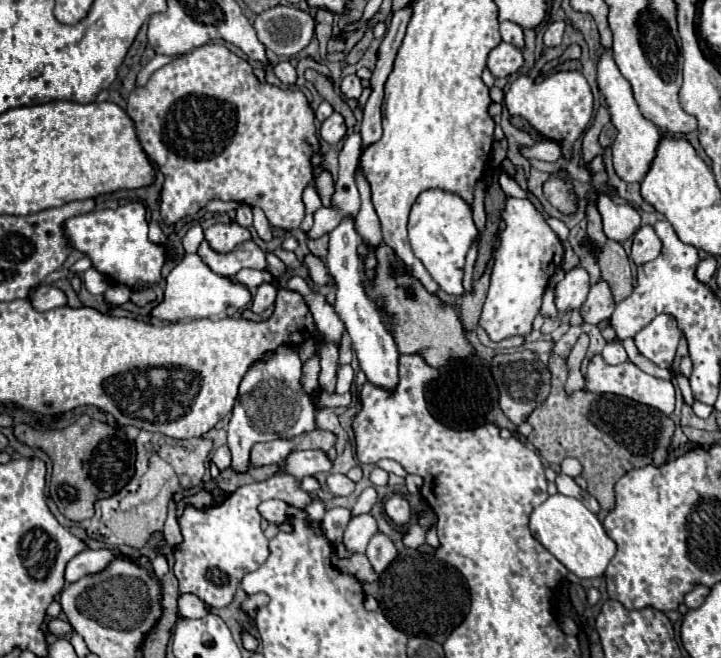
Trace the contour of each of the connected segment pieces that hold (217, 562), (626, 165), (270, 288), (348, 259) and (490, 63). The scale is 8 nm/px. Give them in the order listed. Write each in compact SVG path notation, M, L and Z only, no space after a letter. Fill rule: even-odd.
M285 473L261 483L241 485L219 505L211 505L207 509L185 505L185 511L179 517L183 541L173 547L173 569L179 579L179 593L197 595L207 607L213 609L225 607L233 601L235 589L243 575L255 571L267 559L267 537L261 531L261 513L257 511L257 505L267 499L281 499L297 509L307 509L311 503L311 497L299 487L299 479Z
M603 49L601 55L597 57L597 85L599 85L601 95L605 97L605 105L611 115L611 123L619 131L619 135L611 147L613 149L613 167L623 181L629 181L629 183L641 181L647 175L647 171L651 169L657 145L663 139L663 131L659 127L655 127L651 121L643 119L643 115L633 99L631 83L621 75L619 67L615 65L611 49Z
M263 283L259 285L255 297L253 297L253 303L251 303L251 311L253 313L263 313L277 297L277 289L273 283Z
M343 219L335 231L329 235L329 255L327 255L327 269L329 275L335 281L335 311L345 323L345 329L355 345L357 359L361 365L361 371L365 373L367 381L375 387L381 387L385 391L395 391L399 383L399 351L393 335L389 333L387 325L381 321L381 315L371 301L371 297L365 291L363 285L363 271L361 271L361 257L357 253L357 247L361 245L359 233L355 231L353 219Z
M499 43L487 57L487 69L493 77L511 77L523 65L523 55L509 43Z

